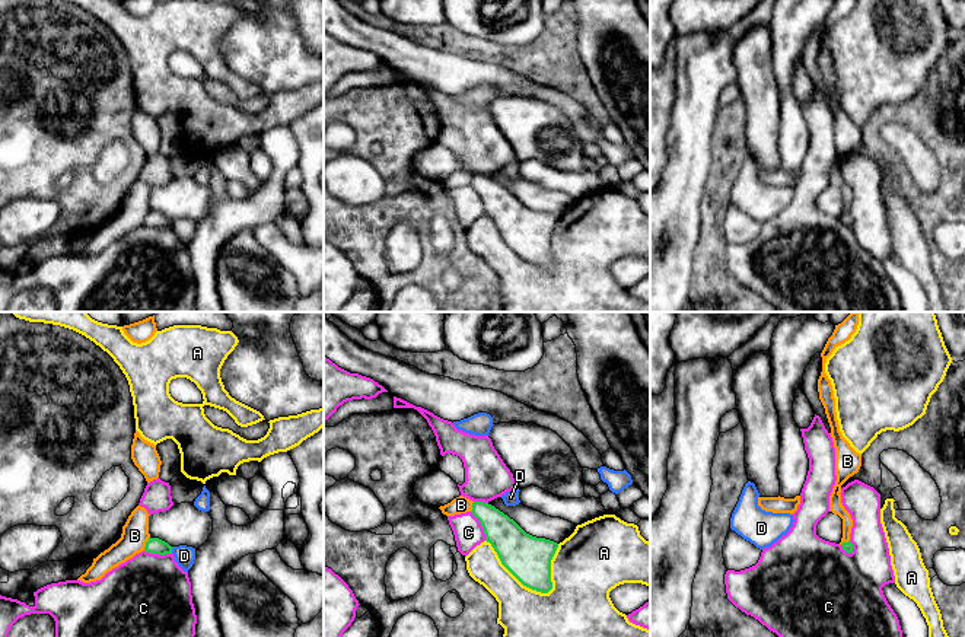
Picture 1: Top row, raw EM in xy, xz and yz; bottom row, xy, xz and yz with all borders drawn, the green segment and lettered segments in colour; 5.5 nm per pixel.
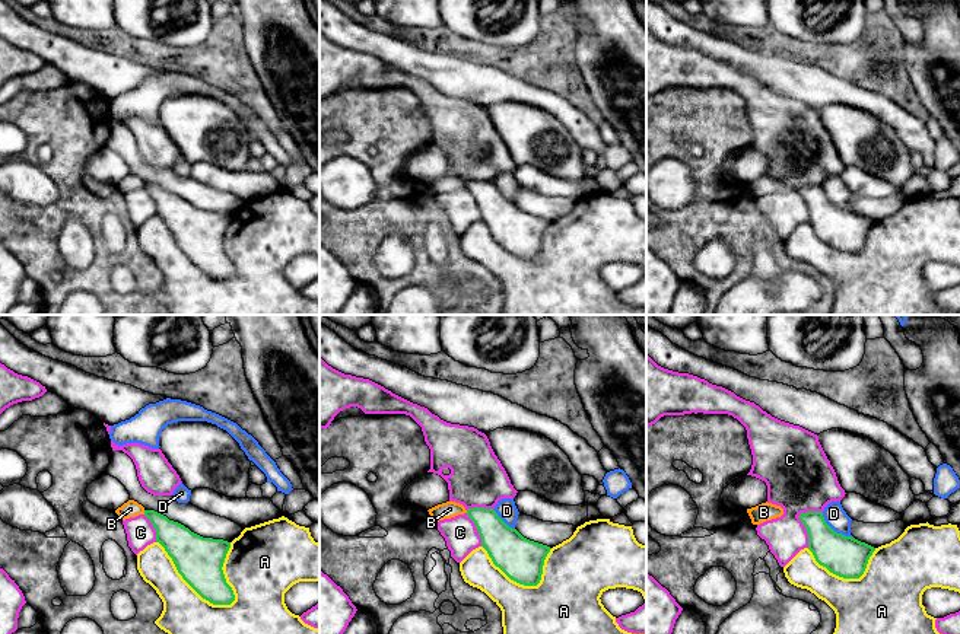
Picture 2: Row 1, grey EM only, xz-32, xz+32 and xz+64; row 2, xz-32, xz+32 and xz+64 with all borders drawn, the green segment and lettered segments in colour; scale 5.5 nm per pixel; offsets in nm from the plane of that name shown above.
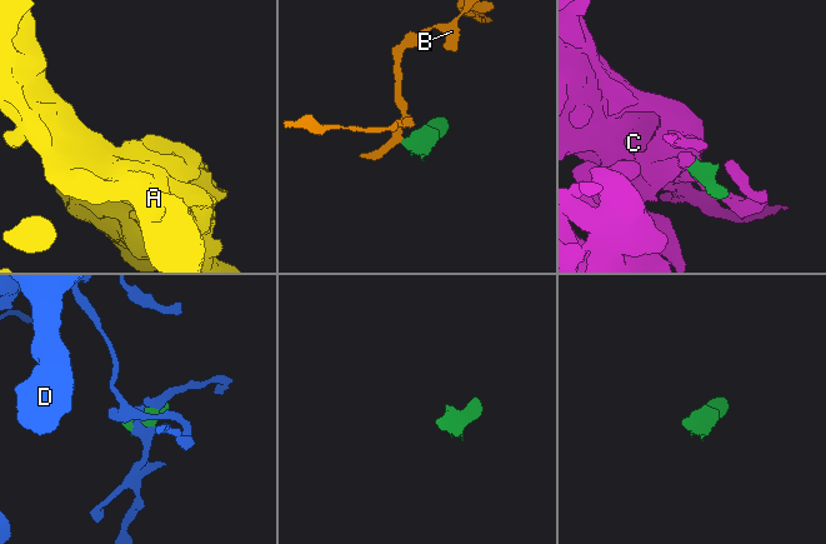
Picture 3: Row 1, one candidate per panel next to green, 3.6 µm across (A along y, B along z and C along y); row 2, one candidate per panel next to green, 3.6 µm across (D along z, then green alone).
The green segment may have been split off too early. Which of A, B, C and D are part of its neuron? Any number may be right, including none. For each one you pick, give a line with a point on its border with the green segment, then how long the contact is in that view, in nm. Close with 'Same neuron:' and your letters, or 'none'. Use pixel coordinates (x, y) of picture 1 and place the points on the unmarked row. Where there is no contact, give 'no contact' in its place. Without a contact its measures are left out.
C: xz (481, 198) | 180 nm
Same neuron: C

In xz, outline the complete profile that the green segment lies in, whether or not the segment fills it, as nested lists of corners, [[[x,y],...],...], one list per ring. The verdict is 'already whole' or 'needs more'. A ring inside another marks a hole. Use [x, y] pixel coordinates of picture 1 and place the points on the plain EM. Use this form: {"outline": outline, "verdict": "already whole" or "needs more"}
{"outline": [[[394,70],[394,82],[417,83],[431,101],[440,128],[456,128],[465,141],[465,156],[458,157],[461,169],[472,173],[472,184],[448,189],[458,224],[468,229],[487,214],[501,238],[526,261],[548,267],[552,262],[551,233],[558,217],[526,207],[513,192],[490,178],[516,162],[513,147],[506,140],[488,109],[458,103],[452,95]]], "verdict": "needs more"}

